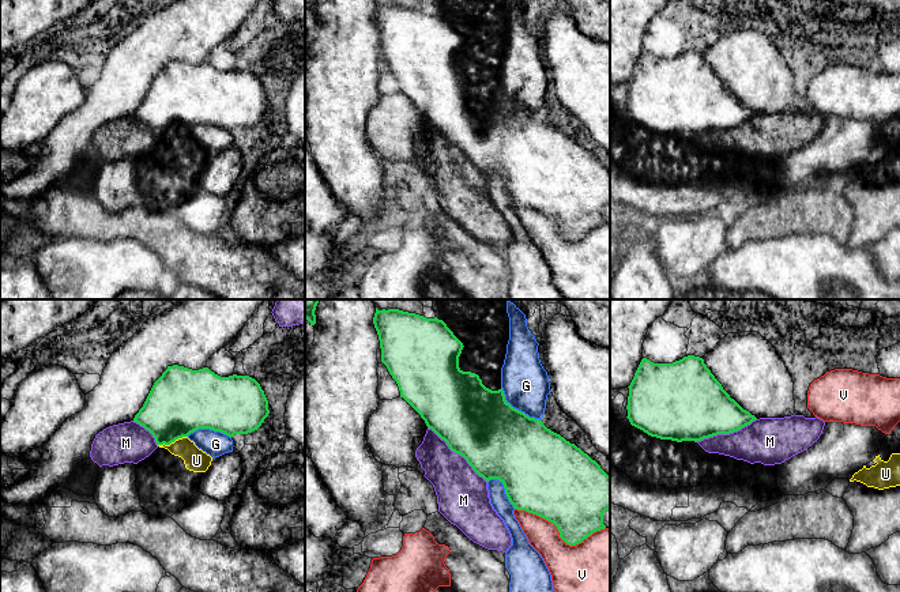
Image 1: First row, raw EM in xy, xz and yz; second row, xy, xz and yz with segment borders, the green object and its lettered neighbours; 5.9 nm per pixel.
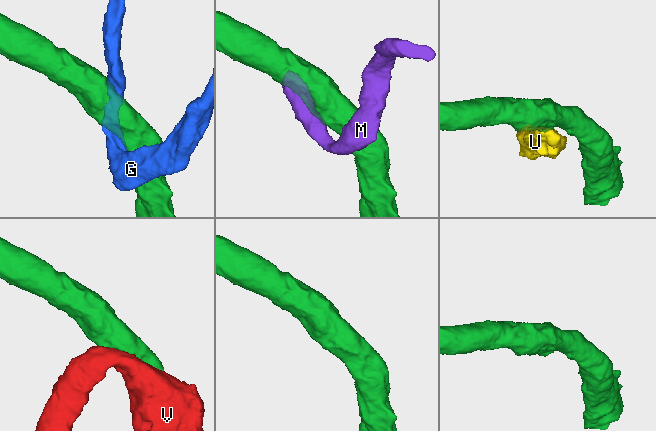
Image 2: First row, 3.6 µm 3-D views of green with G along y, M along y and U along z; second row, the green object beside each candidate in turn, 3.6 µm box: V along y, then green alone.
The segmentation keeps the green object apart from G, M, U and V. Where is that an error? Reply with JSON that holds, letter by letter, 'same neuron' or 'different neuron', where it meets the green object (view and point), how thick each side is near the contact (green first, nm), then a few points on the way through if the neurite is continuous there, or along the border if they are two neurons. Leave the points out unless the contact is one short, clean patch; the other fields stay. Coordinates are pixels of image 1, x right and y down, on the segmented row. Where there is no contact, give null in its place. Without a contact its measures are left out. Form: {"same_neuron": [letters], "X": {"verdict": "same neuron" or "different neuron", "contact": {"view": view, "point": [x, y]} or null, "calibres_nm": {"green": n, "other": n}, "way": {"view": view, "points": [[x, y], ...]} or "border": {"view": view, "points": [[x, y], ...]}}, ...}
{"same_neuron": [], "G": {"verdict": "different neuron", "contact": {"view": "xz", "point": [518, 410]}, "calibres_nm": {"green": 440, "other": 280}}, "M": {"verdict": "different neuron", "contact": {"view": "xz", "point": [458, 453]}, "calibres_nm": {"green": 440, "other": 300}}, "U": {"verdict": "different neuron", "contact": {"view": "xy", "point": [172, 441]}, "calibres_nm": {"green": 380, "other": 140}, "border": {"view": "xy", "points": [[187, 436], [179, 437], [169, 444], [158, 445]]}}, "V": {"verdict": "different neuron", "contact": {"view": "xz", "point": [560, 534]}, "calibres_nm": {"green": 420, "other": 300}}}

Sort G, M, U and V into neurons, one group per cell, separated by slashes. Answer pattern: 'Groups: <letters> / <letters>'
Groups: G / M / U / V

